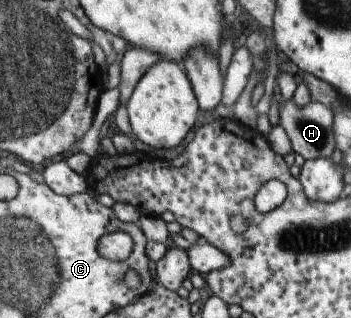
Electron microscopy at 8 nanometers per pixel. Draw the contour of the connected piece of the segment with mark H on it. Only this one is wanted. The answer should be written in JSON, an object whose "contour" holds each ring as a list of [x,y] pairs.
{"contour":[[[278,98],[276,106],[278,106],[279,126],[286,133],[294,153],[299,154],[304,160],[330,157],[332,151],[335,150],[330,107],[320,104],[320,102],[308,101],[302,108],[302,106],[296,106],[292,102],[292,98],[288,98],[288,100]]]}

